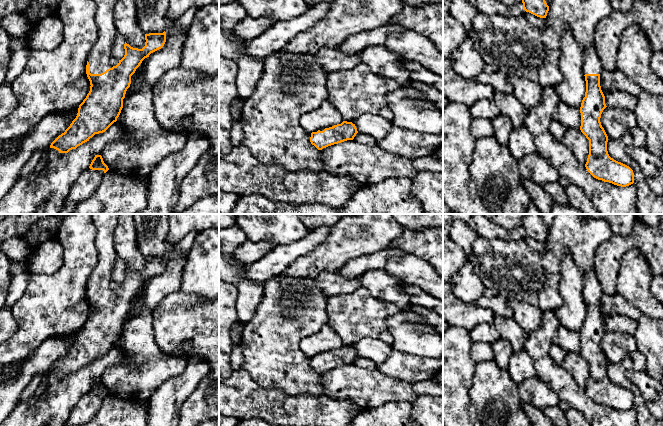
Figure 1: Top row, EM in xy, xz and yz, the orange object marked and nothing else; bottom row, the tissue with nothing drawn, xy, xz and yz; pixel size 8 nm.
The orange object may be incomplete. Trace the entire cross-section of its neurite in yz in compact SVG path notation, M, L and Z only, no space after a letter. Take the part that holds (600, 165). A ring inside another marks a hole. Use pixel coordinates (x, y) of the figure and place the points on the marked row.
M595 45L585 49L583 51L583 73L586 92L580 107L580 130L589 140L589 155L585 167L598 180L626 187L634 183L633 170L609 156L608 136L600 122L601 114L607 107L600 86L602 71Z

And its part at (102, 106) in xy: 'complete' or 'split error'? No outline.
split error

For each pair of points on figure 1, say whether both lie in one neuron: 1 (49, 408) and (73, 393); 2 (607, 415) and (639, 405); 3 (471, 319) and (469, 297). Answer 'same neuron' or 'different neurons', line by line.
1: same neuron
2: different neurons
3: different neurons

